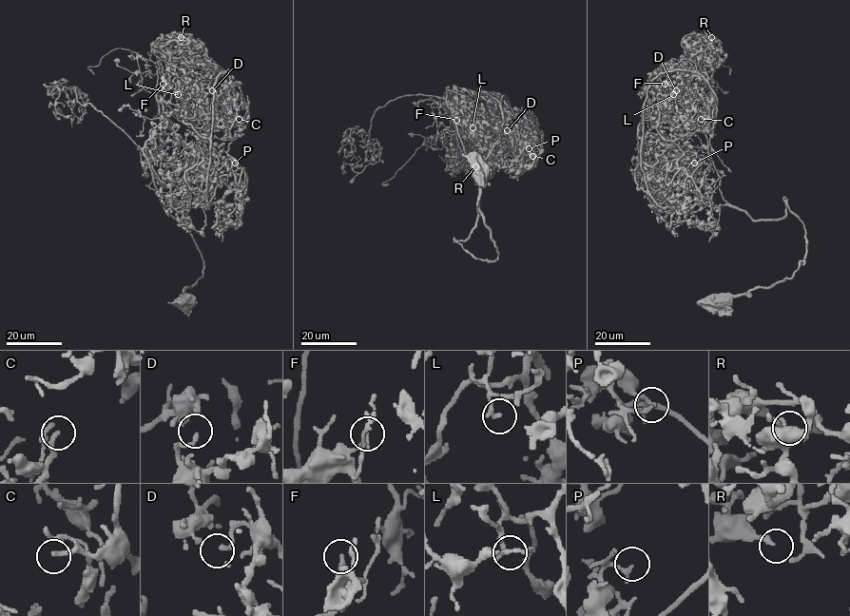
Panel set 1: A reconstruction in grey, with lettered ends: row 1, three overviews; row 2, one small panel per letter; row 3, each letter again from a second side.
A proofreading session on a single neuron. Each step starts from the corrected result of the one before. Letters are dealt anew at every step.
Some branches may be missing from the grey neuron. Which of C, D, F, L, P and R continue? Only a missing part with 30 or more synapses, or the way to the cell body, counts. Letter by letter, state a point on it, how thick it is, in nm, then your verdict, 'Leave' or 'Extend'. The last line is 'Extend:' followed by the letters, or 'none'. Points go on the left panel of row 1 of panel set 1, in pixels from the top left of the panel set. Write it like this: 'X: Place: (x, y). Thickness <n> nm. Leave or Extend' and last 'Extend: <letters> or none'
C: Place: (239, 119). Thickness 190 nm. Leave
D: Place: (212, 90). Thickness 180 nm. Leave
F: Place: (163, 84). Thickness 180 nm. Leave
L: Place: (178, 94). Thickness 180 nm. Leave
P: Place: (235, 163). Thickness 180 nm. Leave
R: Place: (181, 37). Thickness 200 nm. Leave
Extend: none

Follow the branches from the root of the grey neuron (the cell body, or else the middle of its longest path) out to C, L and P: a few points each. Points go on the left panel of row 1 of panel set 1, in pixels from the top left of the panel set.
C: (185, 299), (203, 260), (164, 206), (183, 221), (165, 56), (183, 54), (194, 82), (223, 80), (239, 119)
L: (185, 299), (203, 260), (164, 206), (183, 221), (173, 126), (157, 99), (162, 60), (178, 94)
P: (185, 299), (203, 260), (191, 235), (164, 206), (183, 221), (184, 206), (213, 168), (235, 163)

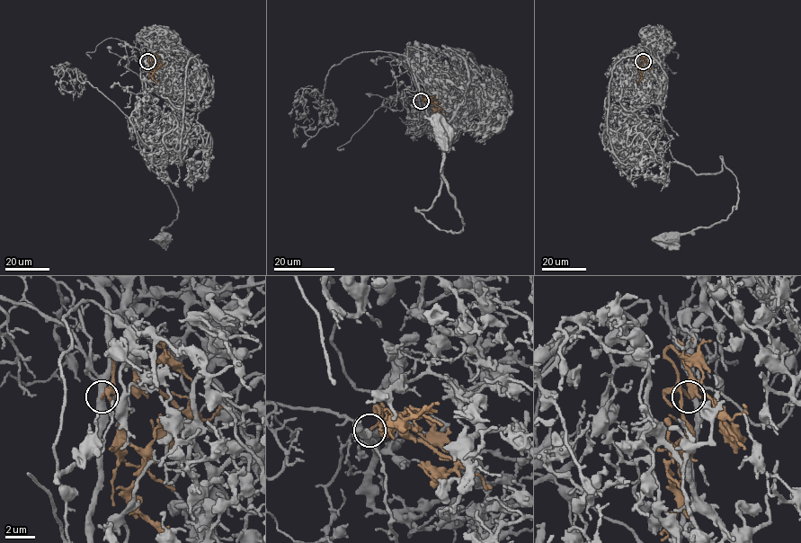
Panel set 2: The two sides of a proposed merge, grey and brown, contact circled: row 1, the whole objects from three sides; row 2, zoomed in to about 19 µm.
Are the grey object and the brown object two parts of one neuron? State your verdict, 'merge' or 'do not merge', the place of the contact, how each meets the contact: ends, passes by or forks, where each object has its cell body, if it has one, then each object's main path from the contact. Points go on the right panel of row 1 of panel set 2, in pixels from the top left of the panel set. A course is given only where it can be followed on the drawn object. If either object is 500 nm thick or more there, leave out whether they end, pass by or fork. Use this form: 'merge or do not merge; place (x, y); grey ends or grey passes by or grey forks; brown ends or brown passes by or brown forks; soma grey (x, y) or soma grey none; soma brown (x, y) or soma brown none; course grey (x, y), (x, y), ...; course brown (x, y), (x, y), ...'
merge; place (643, 61); grey passes by; brown passes by; soma grey (667, 237); soma brown none; course grey (643, 61), (641, 86), (671, 155), (696, 173), (723, 163), (738, 184), (725, 220), (666, 237); course brown (643, 61), (640, 54), (647, 65)

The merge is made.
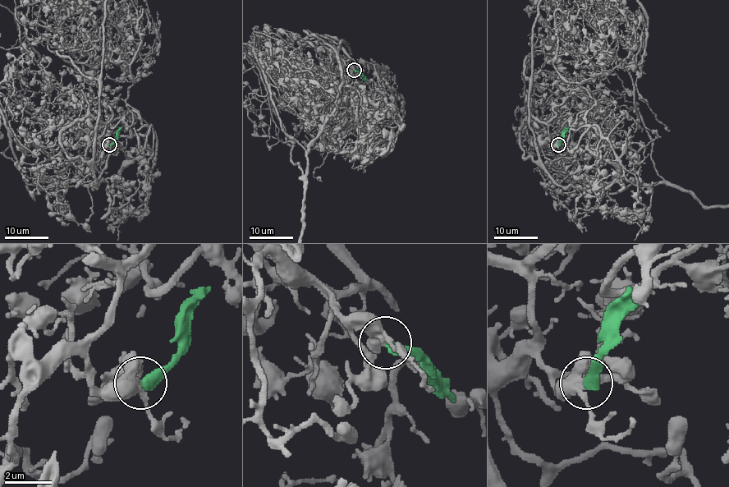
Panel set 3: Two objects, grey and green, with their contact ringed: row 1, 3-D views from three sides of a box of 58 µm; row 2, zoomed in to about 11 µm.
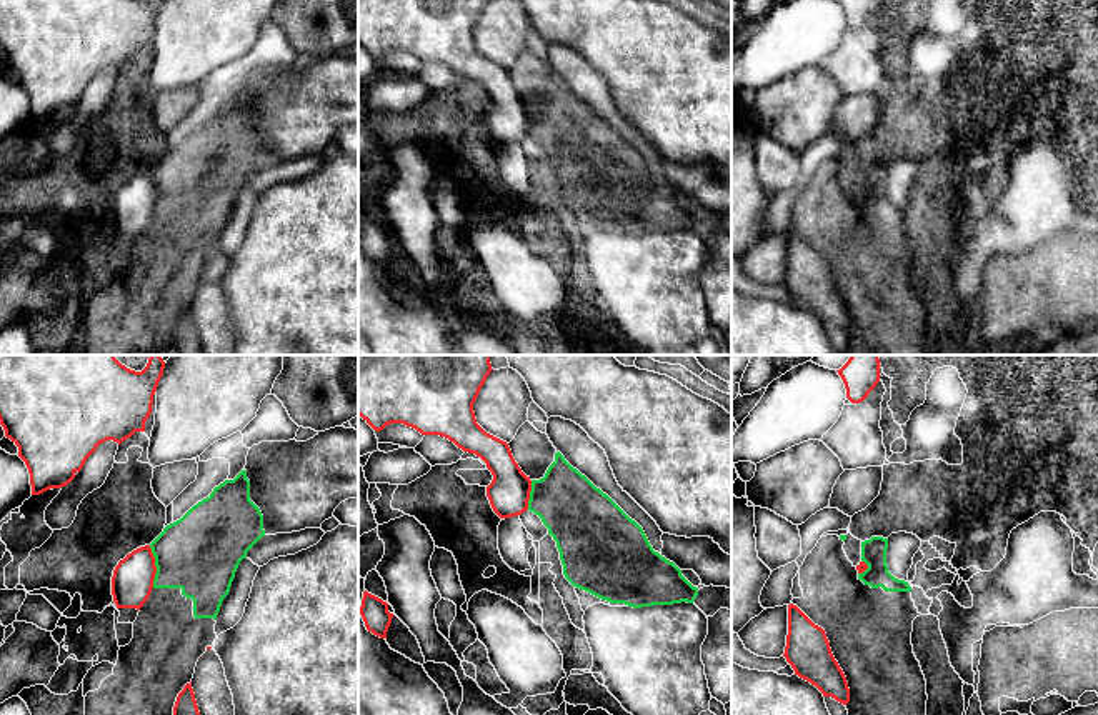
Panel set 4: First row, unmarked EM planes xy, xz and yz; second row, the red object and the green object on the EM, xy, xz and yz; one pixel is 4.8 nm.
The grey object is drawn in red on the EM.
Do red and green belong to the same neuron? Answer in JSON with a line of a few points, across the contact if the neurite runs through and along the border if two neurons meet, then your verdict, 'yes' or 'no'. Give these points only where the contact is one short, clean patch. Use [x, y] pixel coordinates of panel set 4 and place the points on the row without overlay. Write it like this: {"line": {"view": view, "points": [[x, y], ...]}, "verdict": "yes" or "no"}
{"line": {"view": "xy", "points": [[149, 172], [155, 194], [154, 214]]}, "verdict": "no"}

